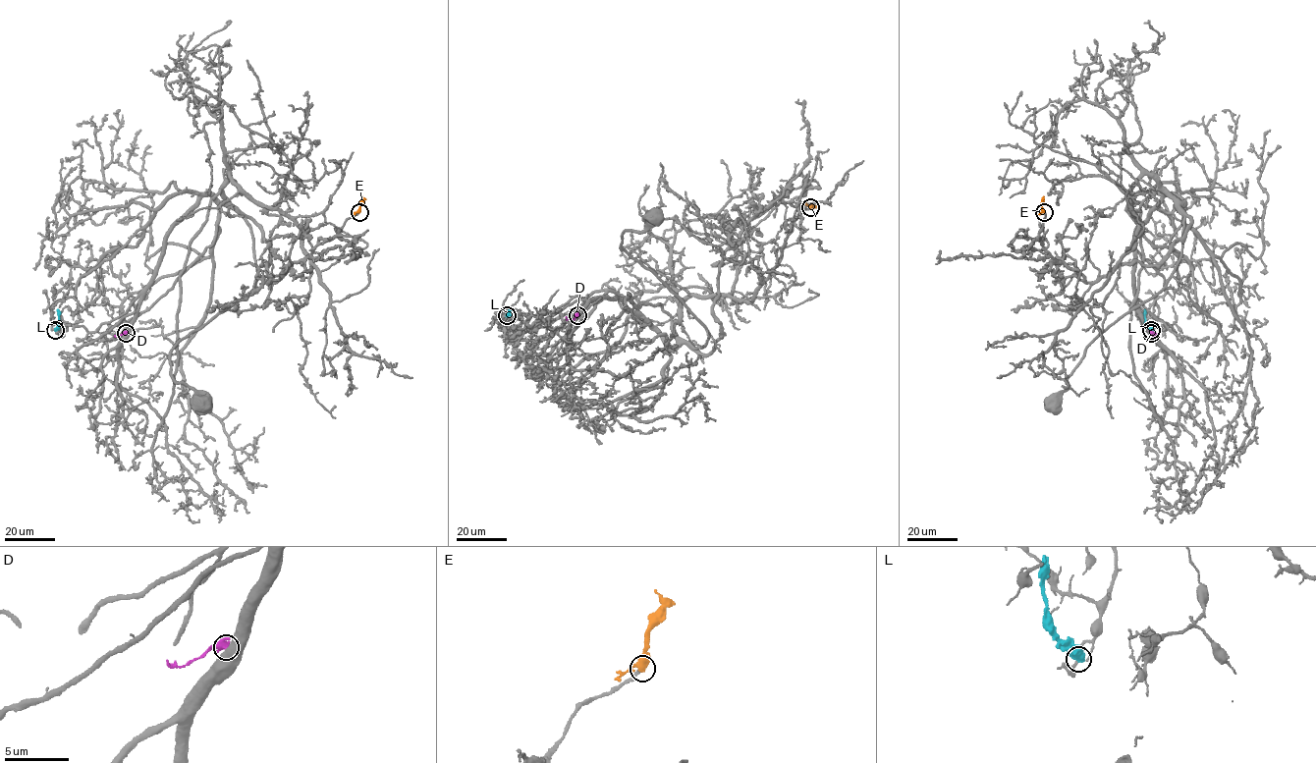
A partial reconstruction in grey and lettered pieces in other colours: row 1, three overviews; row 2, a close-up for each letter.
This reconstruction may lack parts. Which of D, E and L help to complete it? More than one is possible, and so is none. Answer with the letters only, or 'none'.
E

